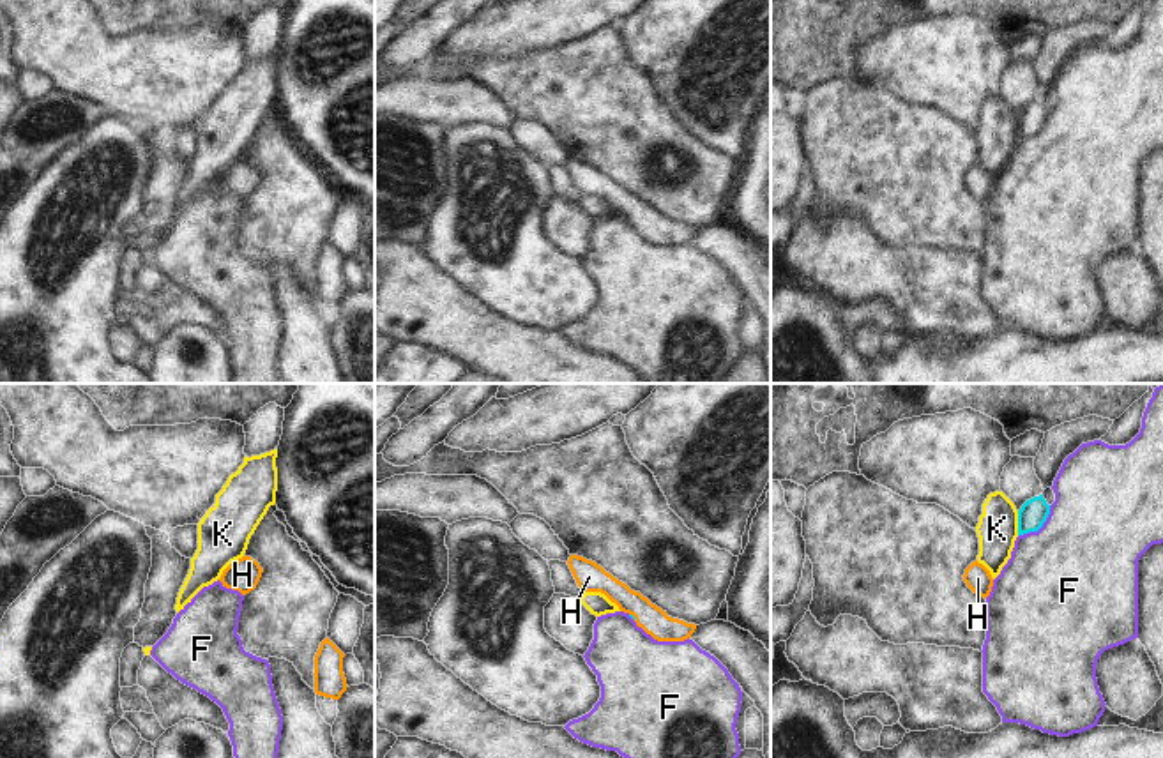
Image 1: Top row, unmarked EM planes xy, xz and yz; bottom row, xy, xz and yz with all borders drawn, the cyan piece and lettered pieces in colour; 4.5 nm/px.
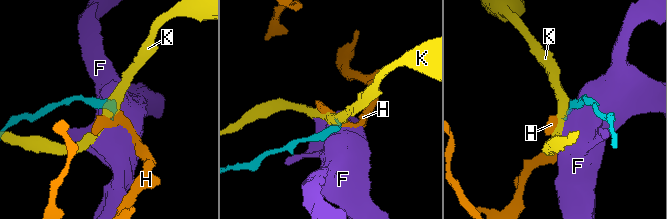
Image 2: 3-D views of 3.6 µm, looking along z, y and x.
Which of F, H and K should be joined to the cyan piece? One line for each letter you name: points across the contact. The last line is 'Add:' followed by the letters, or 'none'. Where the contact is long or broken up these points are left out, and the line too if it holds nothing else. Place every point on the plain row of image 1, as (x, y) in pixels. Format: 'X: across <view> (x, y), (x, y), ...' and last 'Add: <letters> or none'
H: across xz (630, 219), (633, 221), (594, 182)
Add: H

